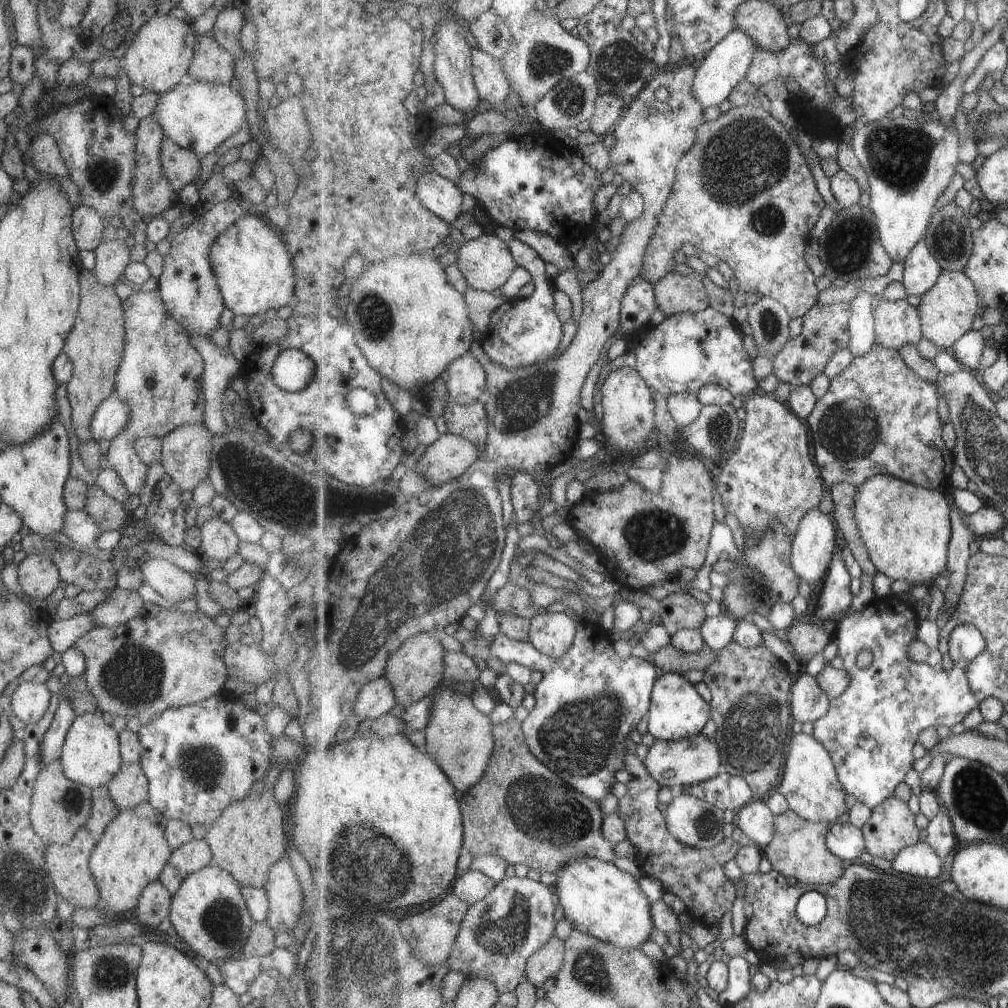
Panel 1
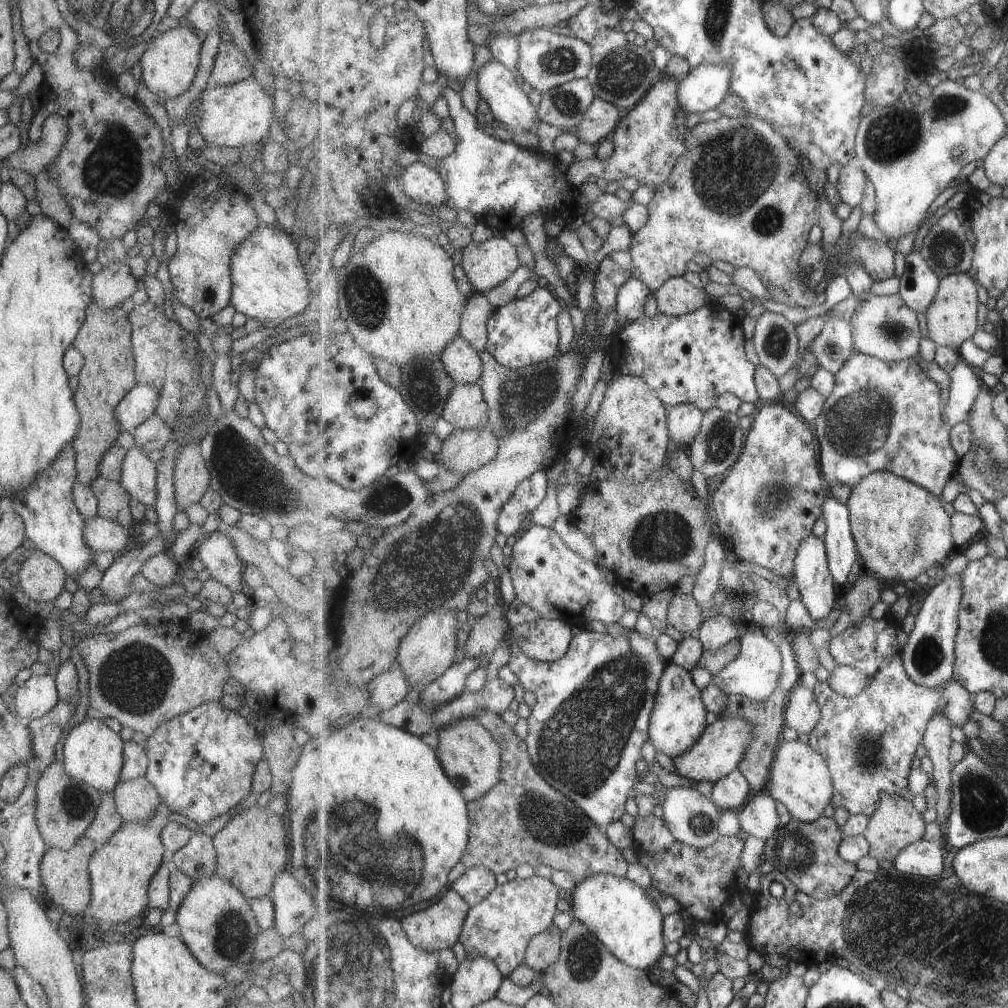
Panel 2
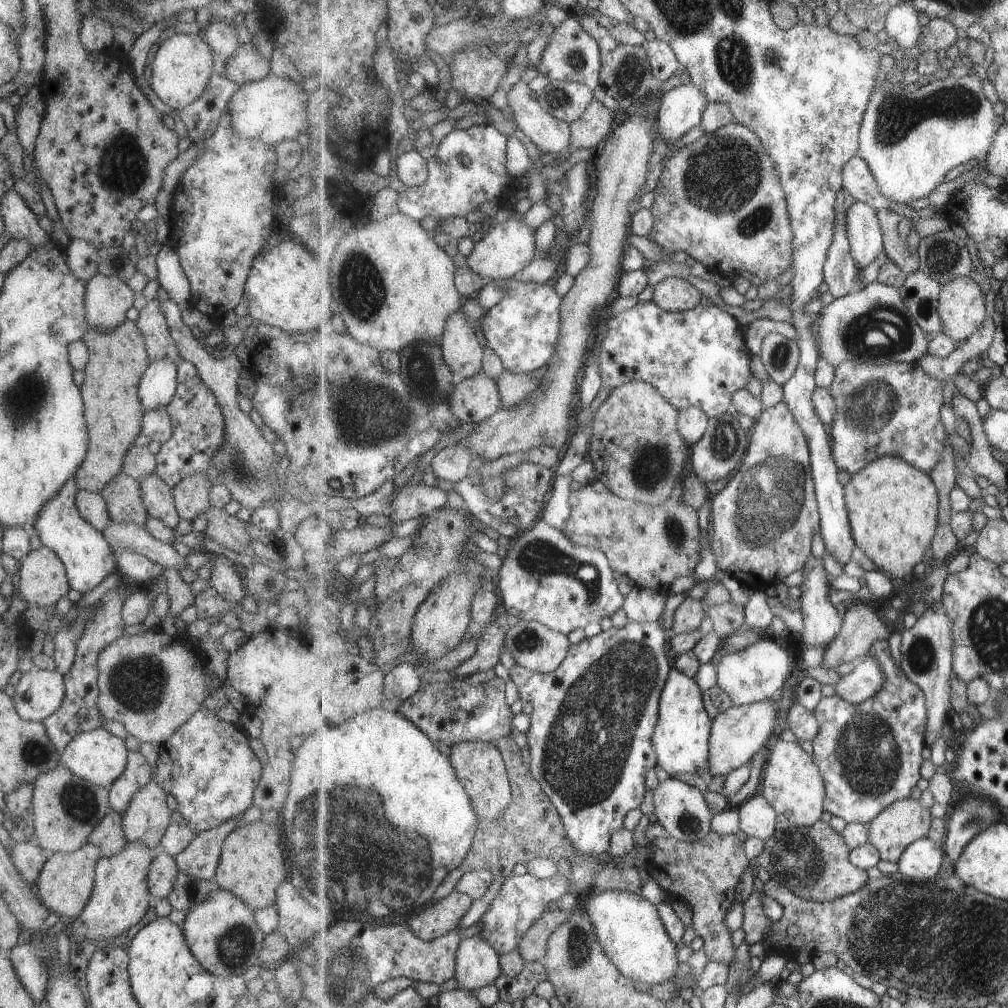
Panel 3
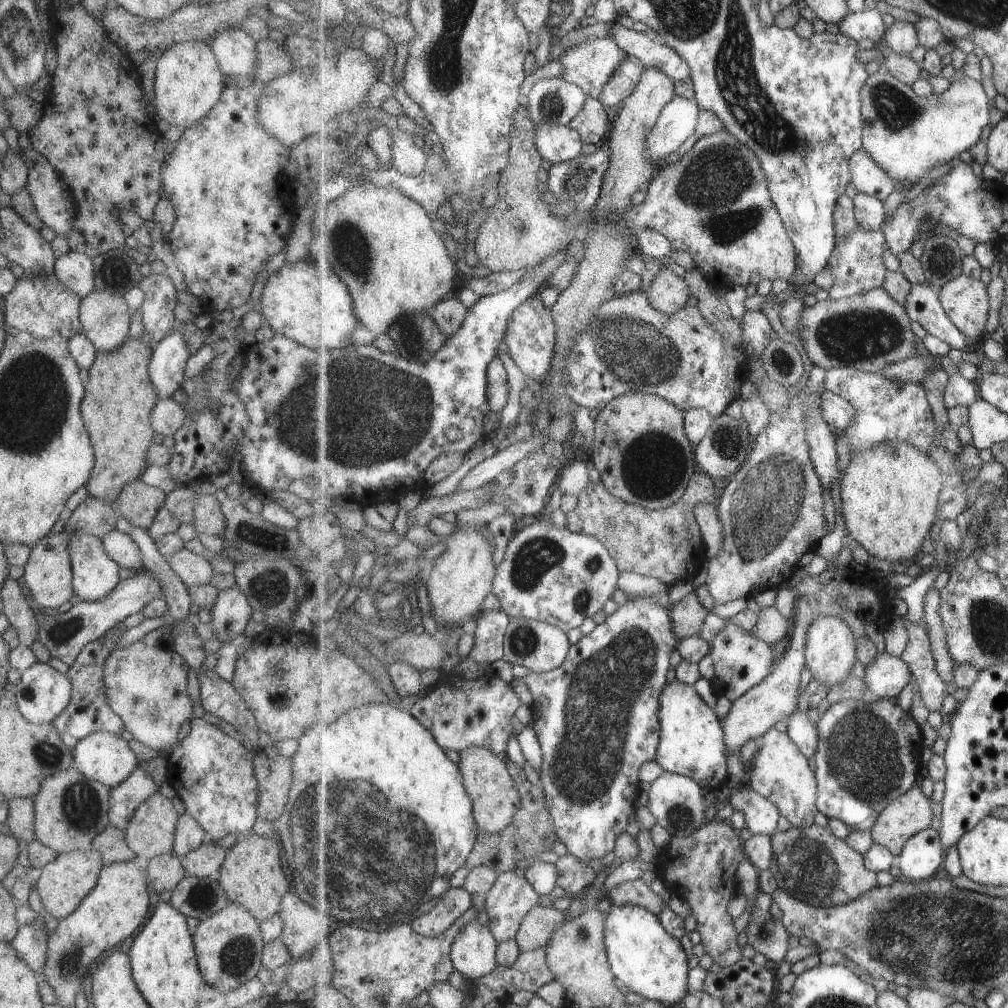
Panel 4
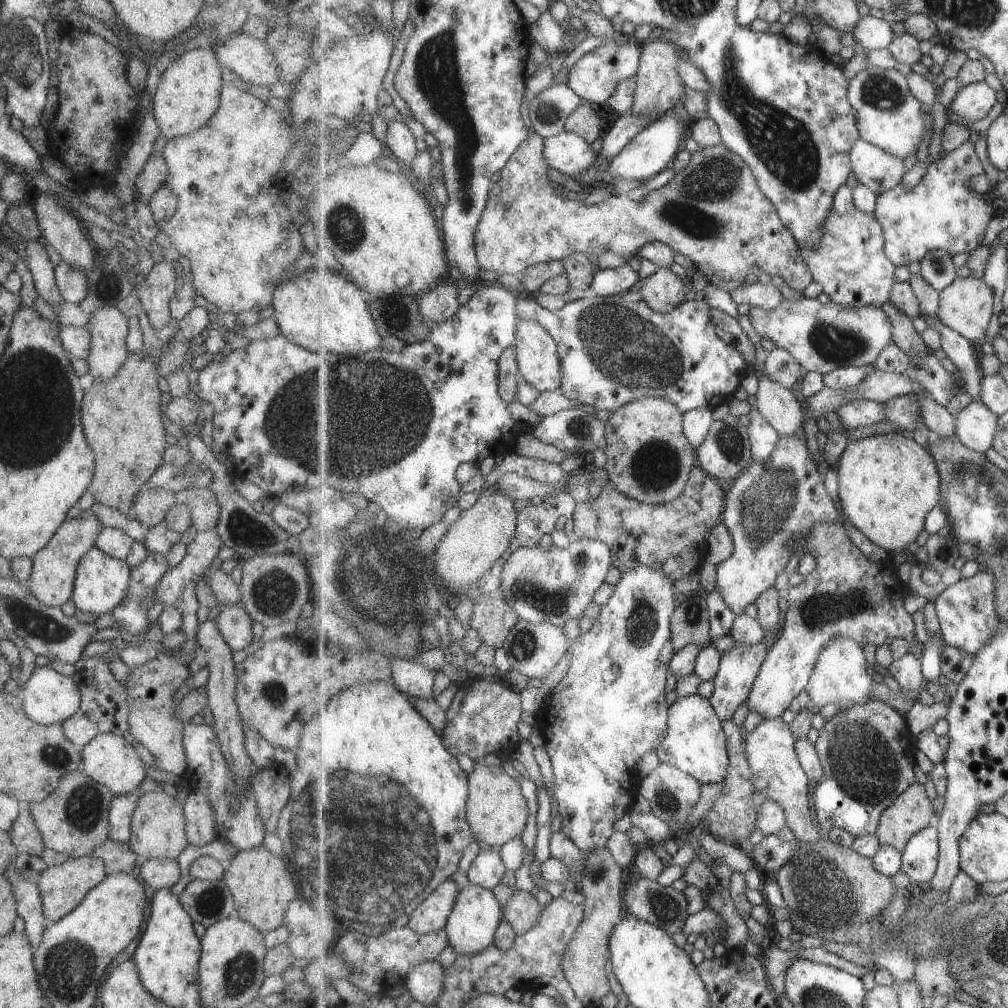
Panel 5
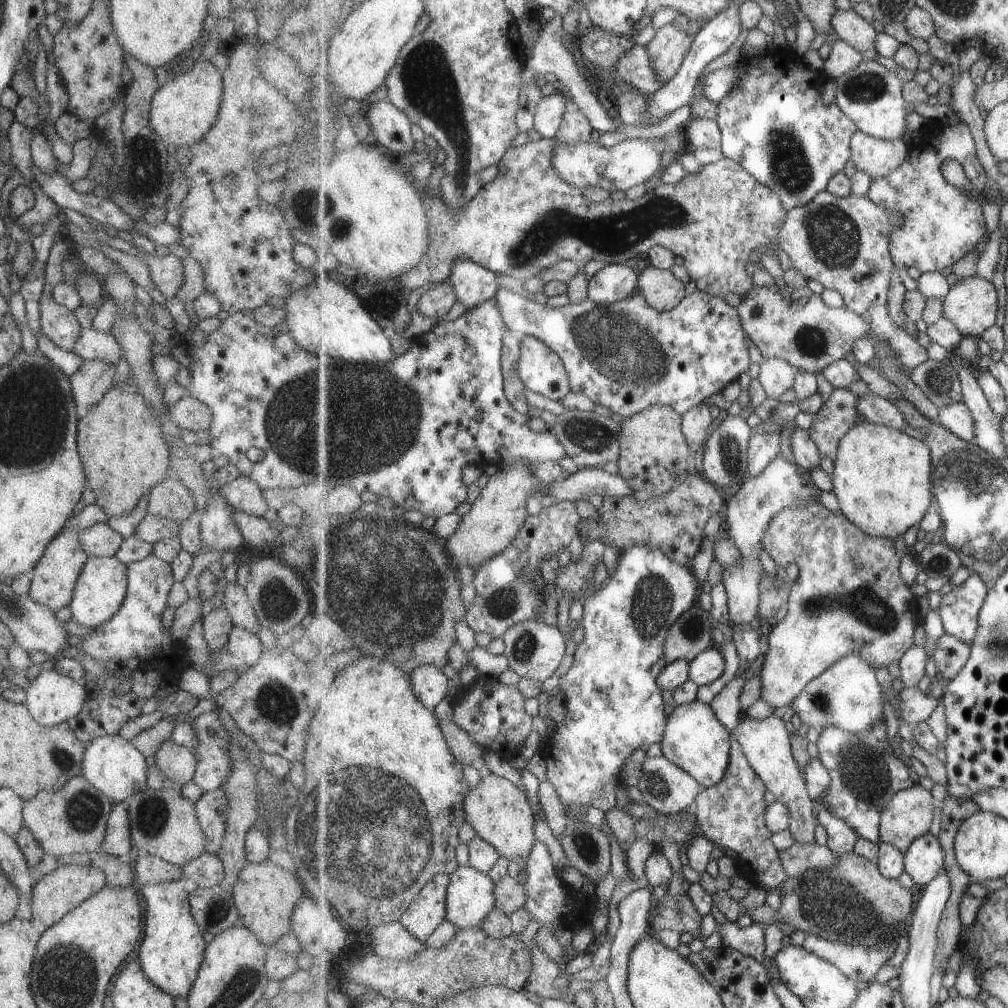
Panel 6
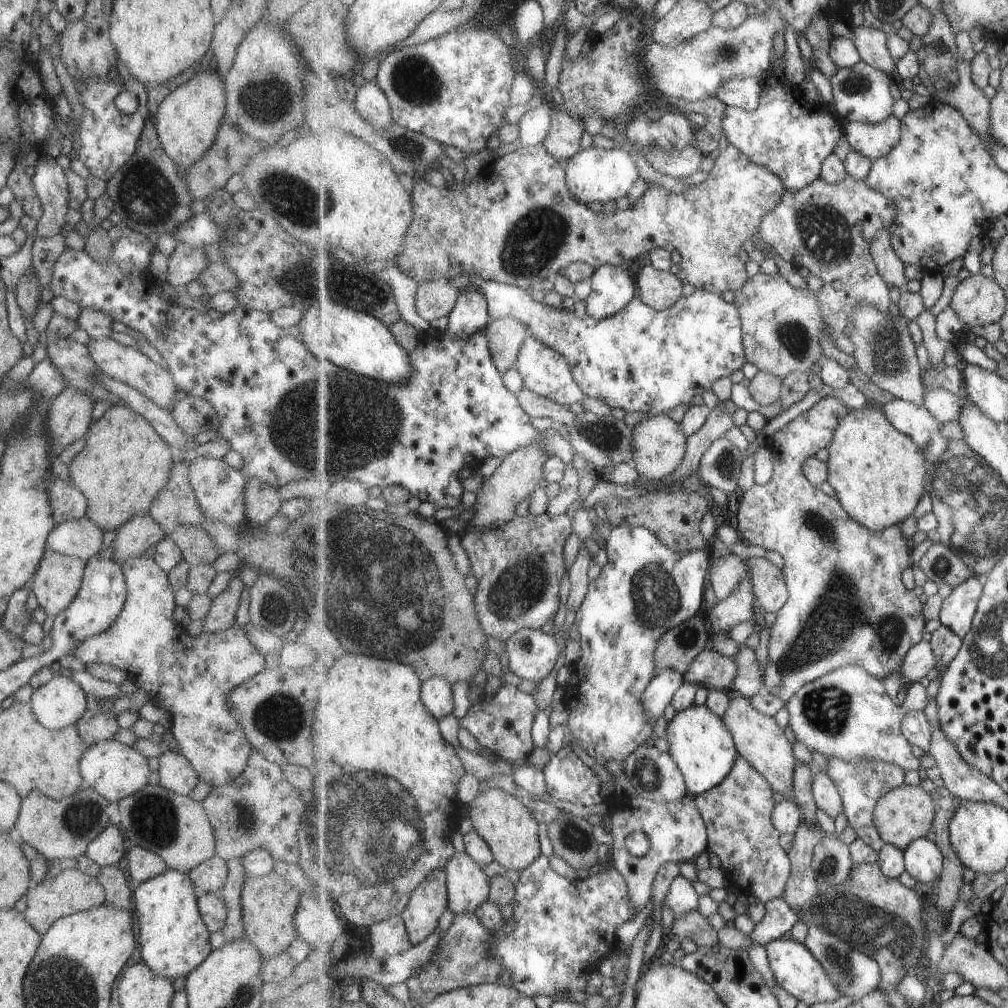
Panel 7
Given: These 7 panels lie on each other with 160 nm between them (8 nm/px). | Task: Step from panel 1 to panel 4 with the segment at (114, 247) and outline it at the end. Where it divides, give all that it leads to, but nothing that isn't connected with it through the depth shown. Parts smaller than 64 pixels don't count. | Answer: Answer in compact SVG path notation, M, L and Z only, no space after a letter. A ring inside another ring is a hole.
M93 289L87 296L80 298L78 319L82 326L81 334L85 335L101 353L118 349L127 339L130 315L127 313L127 303L125 303L123 295Z

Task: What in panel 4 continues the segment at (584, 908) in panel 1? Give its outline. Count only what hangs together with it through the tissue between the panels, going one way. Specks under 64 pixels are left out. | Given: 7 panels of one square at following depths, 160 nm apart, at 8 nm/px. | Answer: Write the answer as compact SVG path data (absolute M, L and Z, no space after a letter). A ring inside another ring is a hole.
M608 904L606 913L605 946L616 978L645 999L653 999L666 1006L681 1001L687 994L690 970L689 958L681 940L663 926L659 915L641 905Z

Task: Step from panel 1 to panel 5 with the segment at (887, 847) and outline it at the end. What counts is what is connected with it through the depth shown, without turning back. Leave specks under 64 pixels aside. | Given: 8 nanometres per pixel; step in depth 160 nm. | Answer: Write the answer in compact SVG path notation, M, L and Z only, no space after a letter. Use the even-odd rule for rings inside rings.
M912 784L881 815L875 834L880 838L880 843L894 846L903 853L911 838L935 824L935 808L931 801L924 784Z

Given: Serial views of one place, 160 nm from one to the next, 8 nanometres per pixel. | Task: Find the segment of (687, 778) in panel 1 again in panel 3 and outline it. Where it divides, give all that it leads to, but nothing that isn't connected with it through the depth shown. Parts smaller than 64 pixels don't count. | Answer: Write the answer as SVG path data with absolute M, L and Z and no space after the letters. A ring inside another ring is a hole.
M773 696L761 702L751 703L748 705L734 705L724 713L719 713L717 718L712 719L712 737L711 745L711 762L710 773L712 776L725 776L737 770L740 766L749 763L751 758L757 754L758 750L764 748L767 742L773 741L773 726L777 726L777 708L774 705Z

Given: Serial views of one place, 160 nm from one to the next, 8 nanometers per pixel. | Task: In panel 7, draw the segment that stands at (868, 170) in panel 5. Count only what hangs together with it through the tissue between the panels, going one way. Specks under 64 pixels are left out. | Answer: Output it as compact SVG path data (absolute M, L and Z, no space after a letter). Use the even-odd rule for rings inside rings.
M891 115L876 125L859 121L846 123L845 137L851 148L874 163L878 158L887 156L901 142L902 120Z

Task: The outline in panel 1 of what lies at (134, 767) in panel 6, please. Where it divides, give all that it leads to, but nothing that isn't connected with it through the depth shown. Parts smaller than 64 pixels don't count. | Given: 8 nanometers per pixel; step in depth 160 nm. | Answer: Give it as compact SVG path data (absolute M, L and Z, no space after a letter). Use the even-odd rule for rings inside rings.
M99 710L77 715L69 725L60 752L60 761L65 778L88 786L107 785L122 765L117 733L102 719Z

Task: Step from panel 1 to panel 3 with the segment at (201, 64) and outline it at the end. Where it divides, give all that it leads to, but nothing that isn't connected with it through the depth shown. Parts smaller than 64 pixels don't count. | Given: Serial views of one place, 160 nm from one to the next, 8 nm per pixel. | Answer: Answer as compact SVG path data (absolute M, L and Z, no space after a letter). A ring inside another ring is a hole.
M241 43L224 61L225 78L242 85L263 78L271 73L269 61L262 57L258 50L249 43Z

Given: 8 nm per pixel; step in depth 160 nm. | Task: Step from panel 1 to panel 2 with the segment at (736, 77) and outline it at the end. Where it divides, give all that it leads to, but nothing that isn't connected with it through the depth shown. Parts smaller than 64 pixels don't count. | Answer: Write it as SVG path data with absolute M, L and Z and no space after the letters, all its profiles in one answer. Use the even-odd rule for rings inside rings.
M699 65L680 78L680 107L688 113L717 109L730 93L731 65Z

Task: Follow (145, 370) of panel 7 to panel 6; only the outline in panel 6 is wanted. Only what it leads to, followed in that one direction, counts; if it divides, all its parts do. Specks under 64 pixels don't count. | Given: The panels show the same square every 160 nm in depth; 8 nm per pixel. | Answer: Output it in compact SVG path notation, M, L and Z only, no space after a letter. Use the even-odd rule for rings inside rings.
M81 328L75 338L72 352L83 361L102 360L117 364L121 356L121 346L108 331L101 332L94 329Z

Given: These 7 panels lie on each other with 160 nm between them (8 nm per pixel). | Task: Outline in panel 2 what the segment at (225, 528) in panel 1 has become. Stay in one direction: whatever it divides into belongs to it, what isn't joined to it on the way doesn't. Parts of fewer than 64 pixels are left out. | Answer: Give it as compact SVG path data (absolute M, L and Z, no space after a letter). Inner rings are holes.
M220 528L210 532L205 540L196 544L192 554L201 560L211 579L224 584L233 593L244 591L240 575L243 562L236 555L231 539Z

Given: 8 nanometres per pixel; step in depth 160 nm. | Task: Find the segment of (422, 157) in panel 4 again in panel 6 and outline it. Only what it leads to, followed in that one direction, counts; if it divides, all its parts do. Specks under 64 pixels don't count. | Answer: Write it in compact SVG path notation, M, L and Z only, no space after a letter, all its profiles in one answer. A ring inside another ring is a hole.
M385 101L371 104L367 117L379 144L391 154L399 157L414 152L415 138L411 130L411 119L397 105Z

